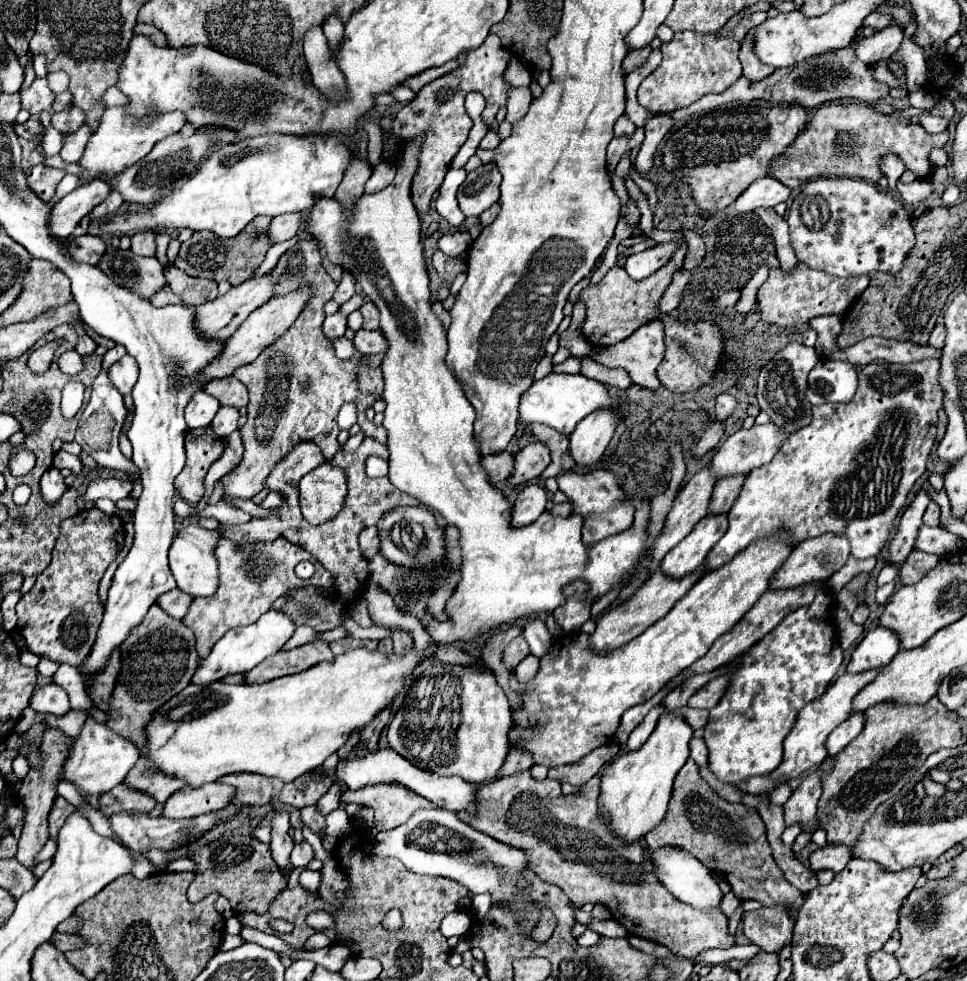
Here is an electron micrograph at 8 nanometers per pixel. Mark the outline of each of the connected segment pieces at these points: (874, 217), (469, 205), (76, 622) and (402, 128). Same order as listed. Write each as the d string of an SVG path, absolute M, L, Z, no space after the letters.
M847 177L813 179L793 199L793 205L789 207L787 215L791 245L795 249L797 259L813 269L821 269L837 277L853 277L871 271L885 271L893 275L903 267L905 255L915 245L911 219L905 205L891 197L891 193L881 191L877 185L865 181L855 181Z
M487 163L479 169L467 173L465 183L457 191L459 209L465 217L479 217L493 203L499 201L501 173L495 165Z
M99 509L79 511L75 517L61 523L61 535L53 549L49 567L35 581L33 589L17 603L19 631L27 649L55 663L79 667L95 643L103 603L97 595L99 581L123 547L125 529L117 515L107 515Z
M491 33L483 41L483 45L479 45L477 49L469 49L465 53L465 63L459 69L455 69L455 71L431 81L429 85L425 85L417 93L417 97L413 101L409 101L397 113L397 117L393 121L393 135L399 141L411 139L417 135L425 135L421 155L419 155L419 169L417 169L417 173L413 177L413 185L411 185L413 203L419 209L419 213L429 209L431 197L439 189L439 185L443 183L443 177L449 169L451 159L457 155L457 151L461 149L461 145L465 143L465 139L469 135L469 129L473 127L473 121L463 107L465 95L469 91L479 91L485 97L487 105L485 105L485 111L481 113L481 119L487 127L491 127L495 123L497 111L503 105L507 105L507 93L509 93L511 85L509 85L509 81L503 79L503 73L509 65L509 59L511 59L511 55L505 51L499 37Z

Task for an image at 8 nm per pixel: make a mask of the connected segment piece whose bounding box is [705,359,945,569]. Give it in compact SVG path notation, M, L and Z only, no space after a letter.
M939 359L907 365L879 361L865 365L859 371L857 393L847 405L815 405L811 423L793 433L771 463L749 473L735 505L727 513L727 533L705 559L707 569L721 567L749 543L775 533L779 527L795 531L795 543L827 531L845 533L851 541L853 557L875 557L887 543L893 521L905 505L915 481L927 471L929 453L937 435L937 413L943 409L943 399L945 393L939 385Z

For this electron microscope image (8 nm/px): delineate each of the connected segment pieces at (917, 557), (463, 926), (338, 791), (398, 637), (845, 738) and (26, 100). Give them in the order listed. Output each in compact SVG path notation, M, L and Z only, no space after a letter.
M913 551L905 563L901 565L899 569L899 583L901 585L913 585L917 583L929 569L933 569L937 565L939 557L937 555L929 555L929 553L923 553L923 551Z
M453 911L444 917L440 925L440 931L446 938L457 936L459 938L469 934L471 917L465 911Z
M334 783L327 793L323 795L323 799L321 799L321 803L319 803L319 809L321 809L325 815L327 815L329 811L337 809L342 793L343 789L341 786L337 783Z
M391 629L391 637L393 637L393 645L395 645L395 653L403 653L405 647L411 647L411 633L399 633L399 629Z
M863 713L851 715L847 721L843 721L831 735L827 743L829 755L837 755L845 745L849 745L859 733L863 731Z
M35 79L27 89L21 91L21 105L29 113L39 113L39 111L51 111L55 95L51 93L47 79Z

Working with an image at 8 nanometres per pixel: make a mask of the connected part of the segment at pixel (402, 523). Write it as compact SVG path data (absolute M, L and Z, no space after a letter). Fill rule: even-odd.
M399 507L383 513L377 523L379 537L381 537L381 553L389 561L405 567L429 567L439 565L441 557L445 555L443 549L443 529L437 527L435 517L425 507Z

